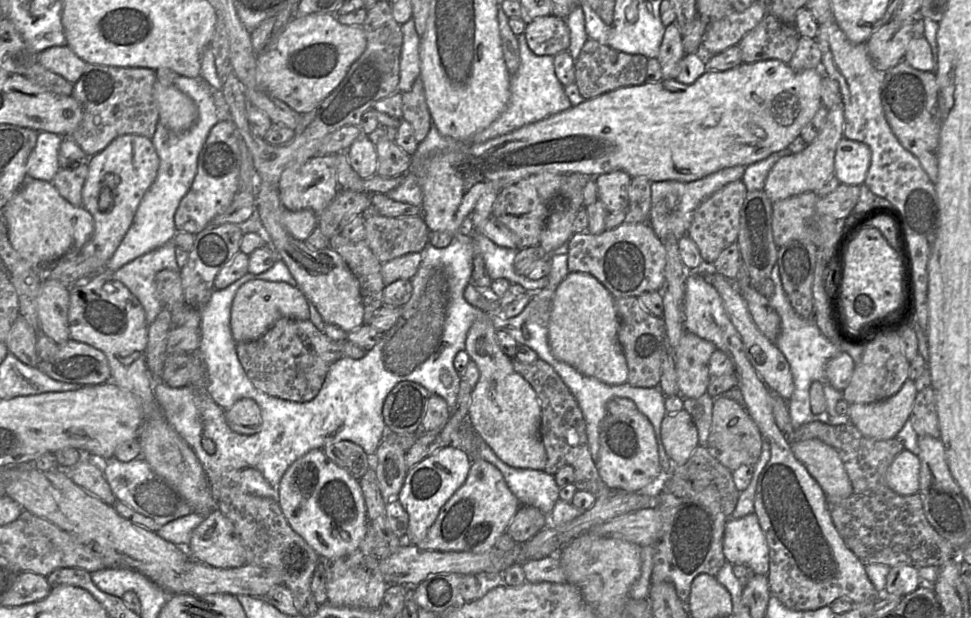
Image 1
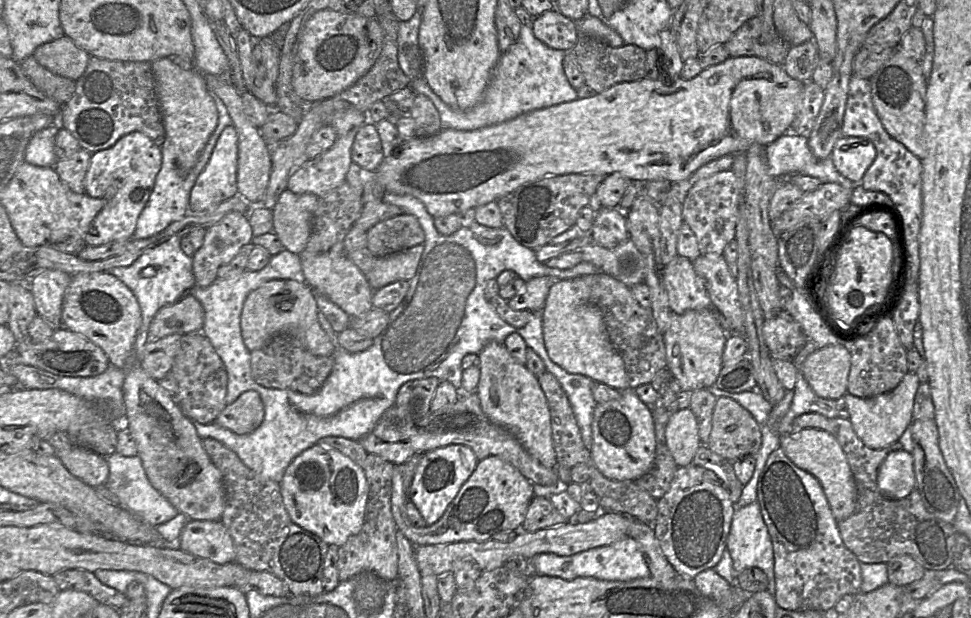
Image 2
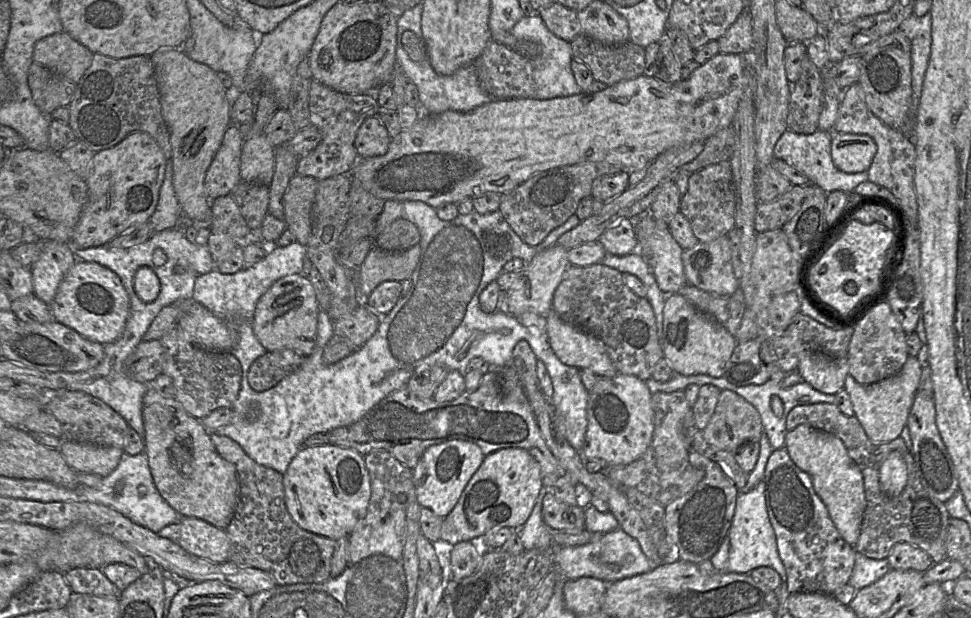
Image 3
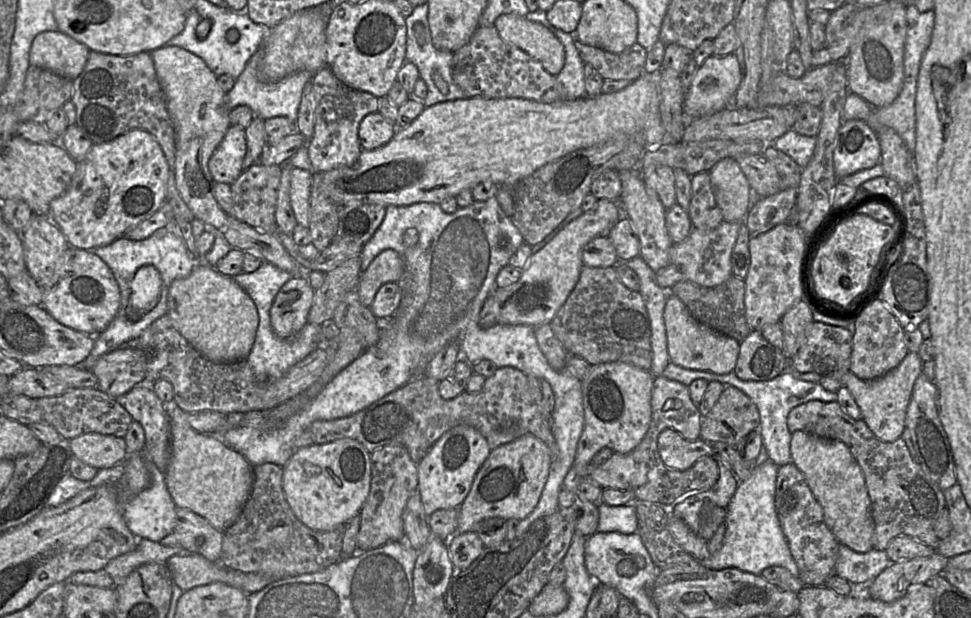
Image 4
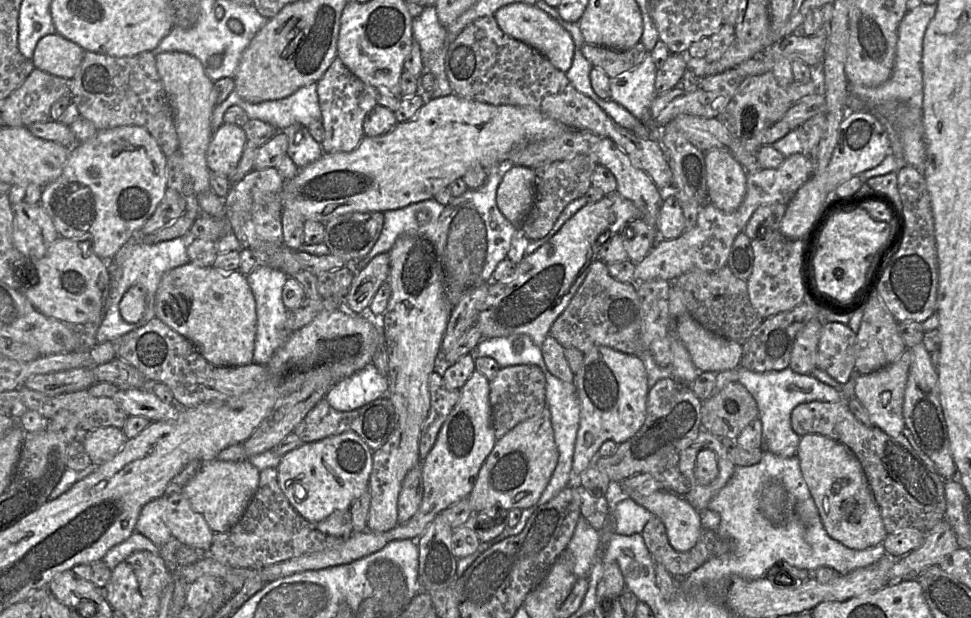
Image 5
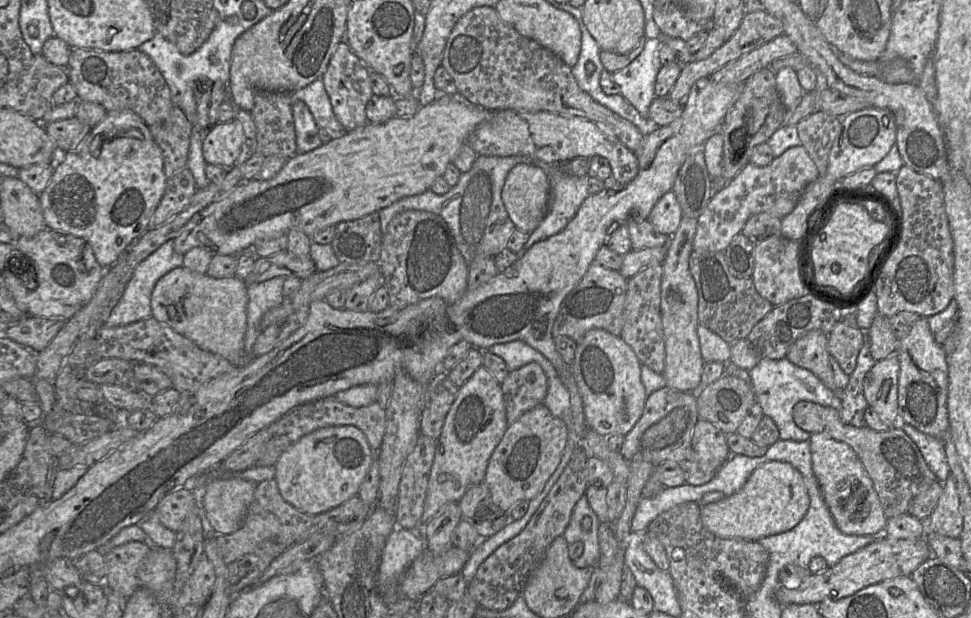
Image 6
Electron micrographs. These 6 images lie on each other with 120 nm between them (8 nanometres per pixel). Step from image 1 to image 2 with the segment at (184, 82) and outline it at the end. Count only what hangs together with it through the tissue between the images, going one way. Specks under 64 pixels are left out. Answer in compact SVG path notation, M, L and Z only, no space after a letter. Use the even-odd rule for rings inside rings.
M213 95L213 98L218 111L218 123L215 130L209 137L198 161L189 172L185 174L179 170L172 153L172 145L168 139L165 138L163 144L160 146L162 153L161 169L156 176L149 200L138 217L136 229L133 235L134 239L146 239L160 233L171 223L181 220L189 211L190 191L194 186L197 177L206 166L221 132L225 127L232 125L231 117L229 116L227 108L222 100L216 95Z

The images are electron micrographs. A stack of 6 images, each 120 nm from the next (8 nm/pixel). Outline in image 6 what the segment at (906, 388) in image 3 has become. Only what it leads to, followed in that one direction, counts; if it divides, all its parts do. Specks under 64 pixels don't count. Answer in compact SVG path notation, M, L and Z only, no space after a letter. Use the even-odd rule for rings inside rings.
M891 355L876 362L863 381L863 392L869 408L891 427L900 423L898 414L899 370L898 357Z

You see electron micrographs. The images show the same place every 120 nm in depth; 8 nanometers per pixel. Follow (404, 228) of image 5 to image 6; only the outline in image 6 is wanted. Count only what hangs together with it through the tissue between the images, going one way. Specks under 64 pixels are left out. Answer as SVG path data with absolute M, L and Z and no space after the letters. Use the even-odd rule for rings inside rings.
M478 155L468 172L461 173L458 183L450 187L444 195L435 194L431 189L414 196L402 198L378 211L382 237L390 221L407 210L432 212L441 216L447 223L459 251L469 265L478 255L495 257L507 247L509 238L516 230L501 198L508 173L521 163L533 163L522 156L483 156Z

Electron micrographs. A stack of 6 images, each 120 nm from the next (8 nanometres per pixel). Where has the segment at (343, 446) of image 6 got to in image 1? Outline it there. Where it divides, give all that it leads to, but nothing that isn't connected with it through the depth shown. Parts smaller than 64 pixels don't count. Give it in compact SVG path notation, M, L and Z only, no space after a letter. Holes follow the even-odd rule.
M313 449L285 471L278 503L291 528L328 561L355 551L368 527L367 511L359 481L330 460L323 449Z

